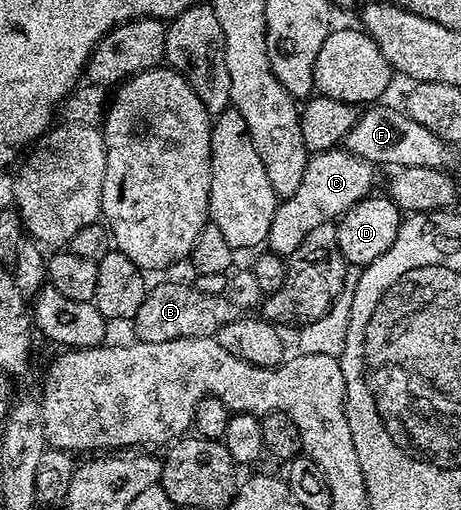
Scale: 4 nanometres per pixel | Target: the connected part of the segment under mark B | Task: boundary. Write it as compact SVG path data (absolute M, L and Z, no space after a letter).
M164 282L161 286L153 285L142 300L136 317L131 319L130 326L141 342L162 344L166 340L183 338L215 338L223 326L230 324L242 312L224 294L207 295L199 290L196 284L187 286L184 282Z

